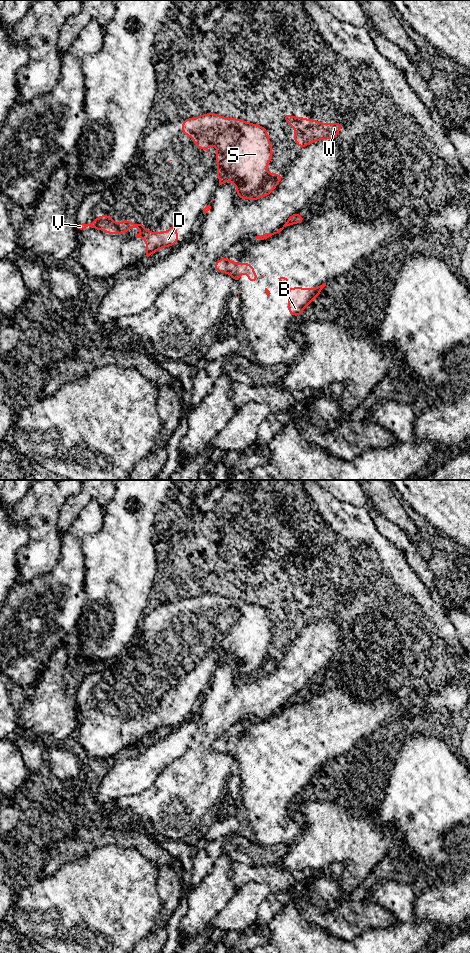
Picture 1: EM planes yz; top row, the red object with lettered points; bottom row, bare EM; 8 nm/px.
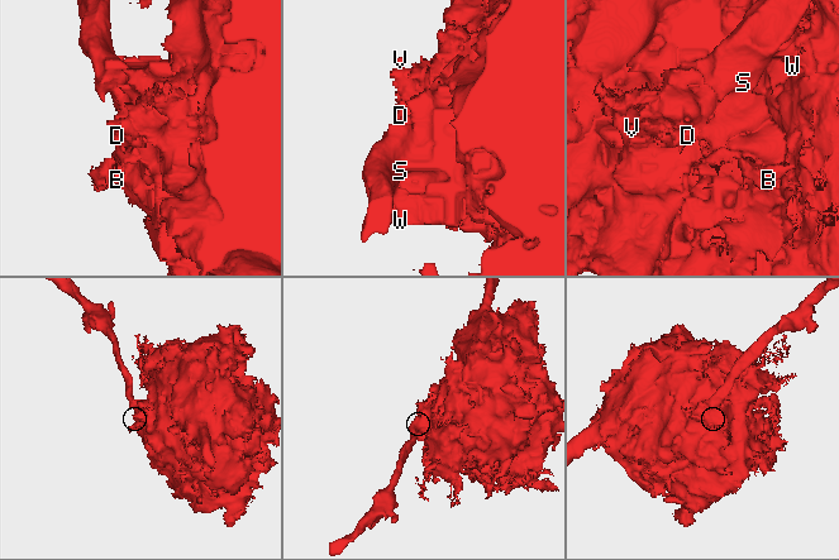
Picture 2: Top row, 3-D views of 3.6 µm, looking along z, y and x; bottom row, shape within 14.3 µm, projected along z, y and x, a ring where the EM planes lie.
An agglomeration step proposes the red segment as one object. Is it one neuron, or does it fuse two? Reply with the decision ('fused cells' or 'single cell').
fused cells

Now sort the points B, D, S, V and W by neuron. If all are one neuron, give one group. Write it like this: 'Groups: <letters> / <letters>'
Groups: B D V W / S

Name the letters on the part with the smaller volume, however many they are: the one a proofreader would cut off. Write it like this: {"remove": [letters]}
{"remove": ["S"]}

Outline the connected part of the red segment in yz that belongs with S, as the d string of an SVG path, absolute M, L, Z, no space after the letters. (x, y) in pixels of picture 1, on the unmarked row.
M206 593L199 597L184 599L182 601L182 614L189 615L198 626L208 628L210 625L214 625L218 630L215 637L218 647L226 640L245 641L248 670L249 672L256 671L256 656L263 654L263 646L267 647L273 635L265 607L245 602L242 599Z

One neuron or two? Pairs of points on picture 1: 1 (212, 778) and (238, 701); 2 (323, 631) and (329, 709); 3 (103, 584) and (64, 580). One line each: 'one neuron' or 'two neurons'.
1: one neuron
2: two neurons
3: two neurons

